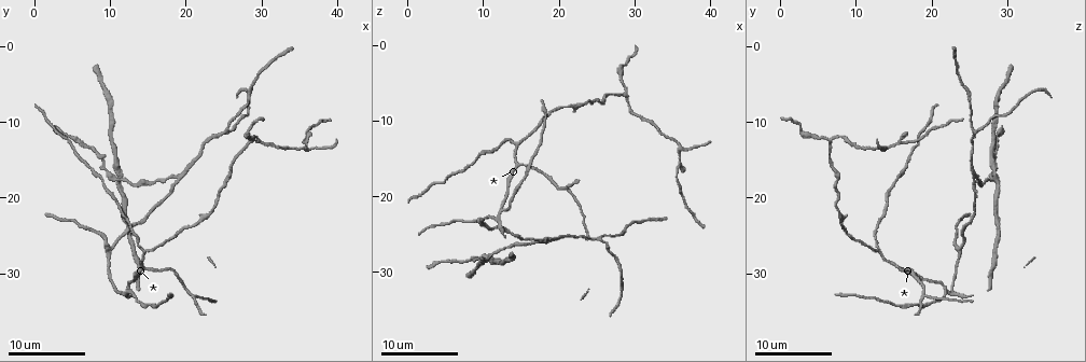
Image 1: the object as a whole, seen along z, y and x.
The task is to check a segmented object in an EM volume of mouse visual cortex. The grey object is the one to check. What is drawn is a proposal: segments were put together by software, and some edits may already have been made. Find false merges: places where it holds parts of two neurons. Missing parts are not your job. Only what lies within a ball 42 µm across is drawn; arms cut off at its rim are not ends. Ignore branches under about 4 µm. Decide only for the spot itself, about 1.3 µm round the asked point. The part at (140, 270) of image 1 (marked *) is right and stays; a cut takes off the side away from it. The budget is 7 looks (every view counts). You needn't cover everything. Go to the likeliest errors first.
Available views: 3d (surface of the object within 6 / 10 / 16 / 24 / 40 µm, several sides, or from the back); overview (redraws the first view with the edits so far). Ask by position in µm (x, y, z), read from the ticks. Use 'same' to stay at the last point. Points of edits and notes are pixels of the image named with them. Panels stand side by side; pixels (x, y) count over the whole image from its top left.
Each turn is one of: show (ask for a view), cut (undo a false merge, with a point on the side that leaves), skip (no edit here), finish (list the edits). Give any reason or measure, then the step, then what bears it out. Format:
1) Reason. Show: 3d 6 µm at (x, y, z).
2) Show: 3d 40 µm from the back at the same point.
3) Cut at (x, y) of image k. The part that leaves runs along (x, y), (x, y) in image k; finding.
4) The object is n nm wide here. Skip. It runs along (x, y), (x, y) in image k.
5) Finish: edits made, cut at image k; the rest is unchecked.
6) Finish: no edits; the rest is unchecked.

Arms part here. Show: 3d 10 µm at (9.5, 26.5, 24.0).

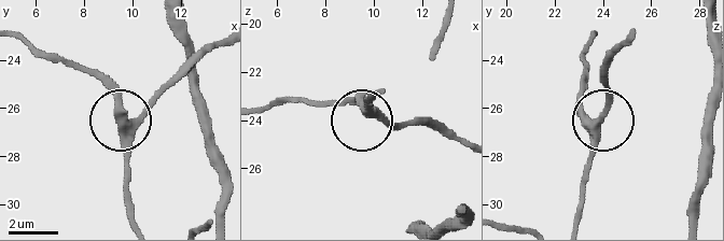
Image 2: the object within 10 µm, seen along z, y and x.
Show: 3d 10 µm from the back at (9.7, 26.6, 23.5).

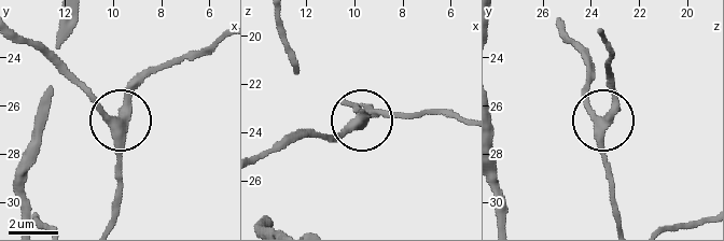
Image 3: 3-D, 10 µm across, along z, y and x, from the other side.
3 arms meet here. Skip. It runs along (620, 223), (604, 149), (611, 70) in image 3; one neuron here.

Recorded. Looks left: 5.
Three-way junction. Show: 3d 10 µm at (28.5, 12.0, 6.5).

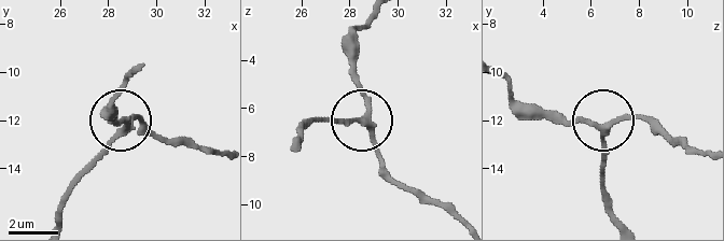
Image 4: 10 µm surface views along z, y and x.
The side arm is 8 µm long; 3 arms meet here. Skip. One neuron here.

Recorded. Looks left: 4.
Show: 3d 6 µm at (19.0, 17.5, 26.0).

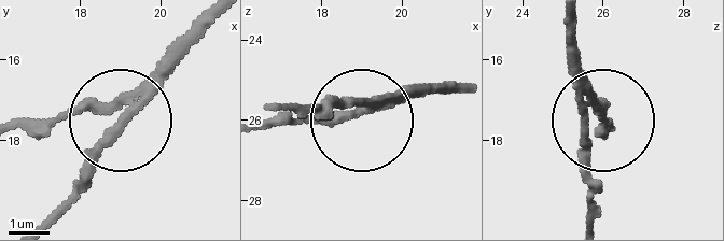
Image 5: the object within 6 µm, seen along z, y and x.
Other side. Show: 3d 6 µm from the back at (18.75, 17.05, 25.80).

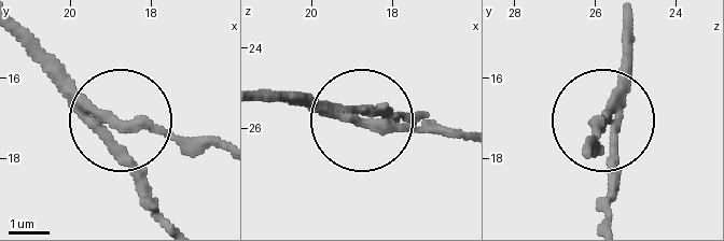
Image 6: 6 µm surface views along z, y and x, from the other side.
Cut at (141, 122) of image 6. The part that leaves runs along (91, 102), (221, 143) in image 6; a second neuron is stuck on.

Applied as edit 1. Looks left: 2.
Finish: edits made, cut at image 6; the rest is unchecked.

